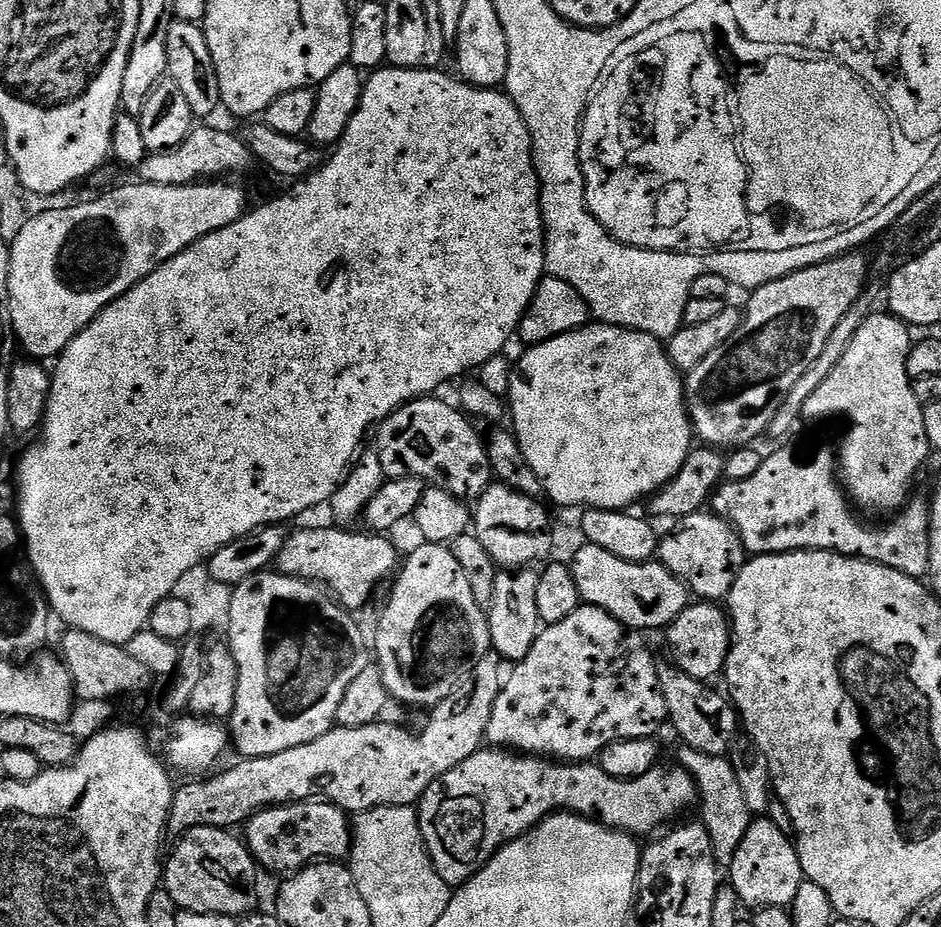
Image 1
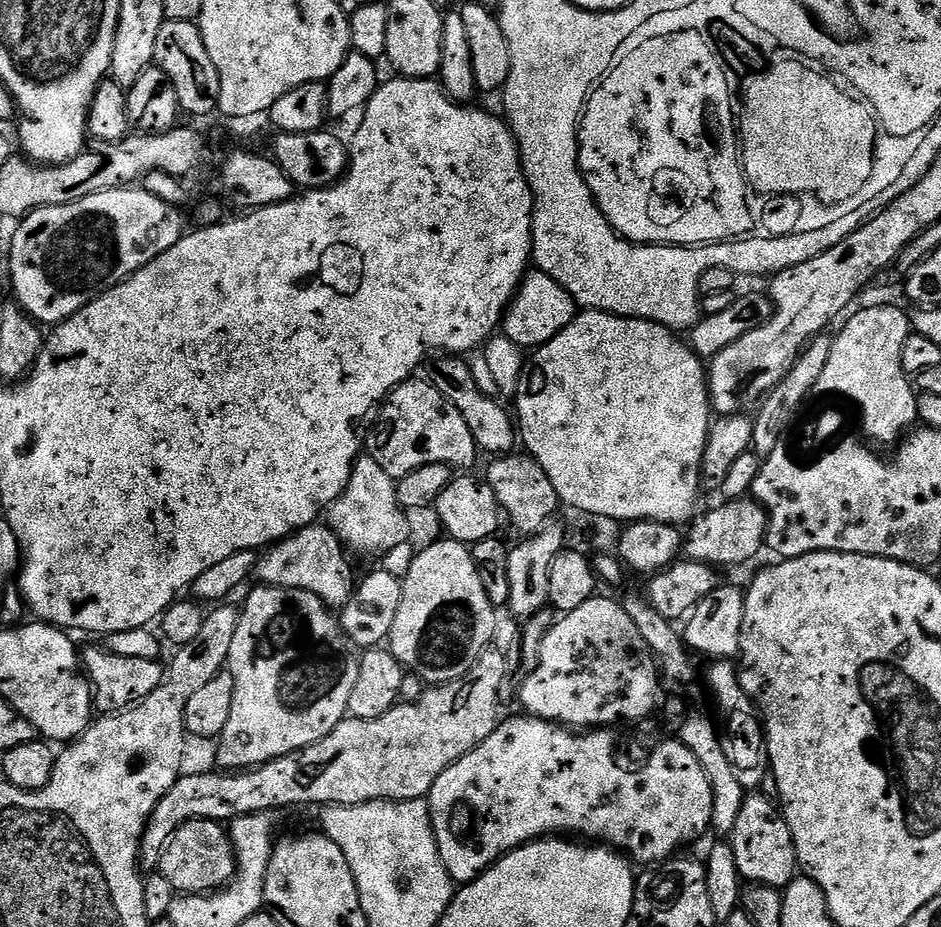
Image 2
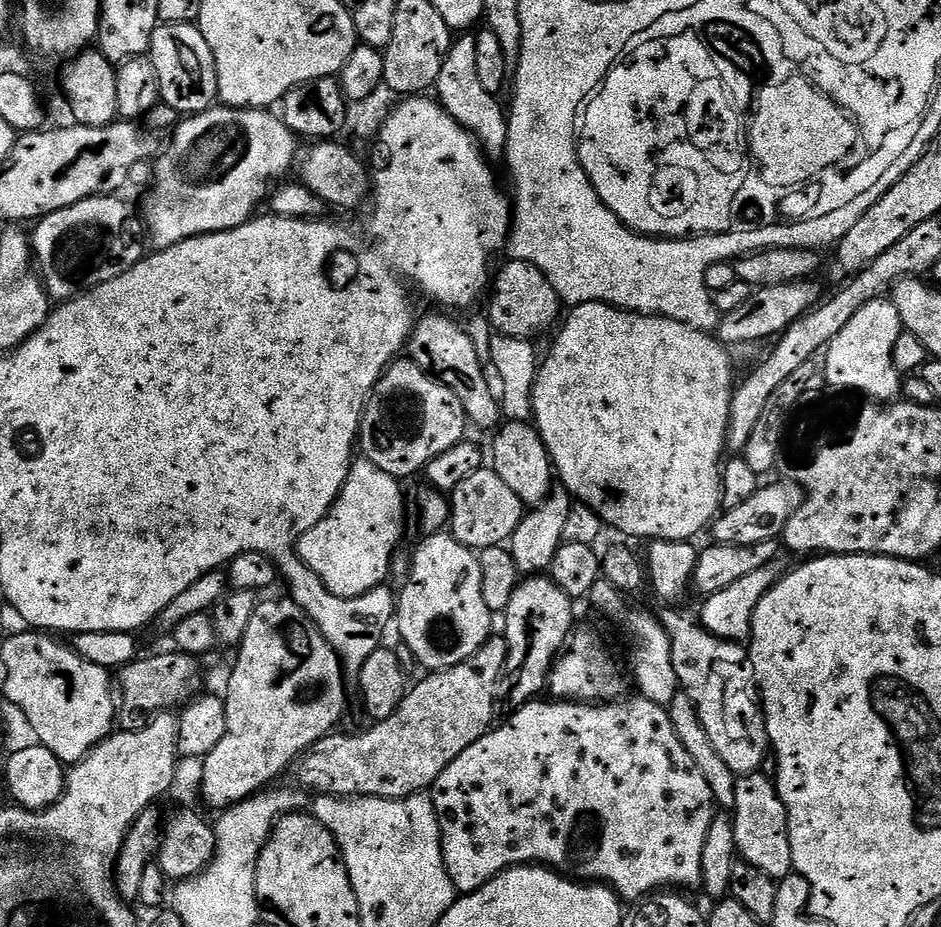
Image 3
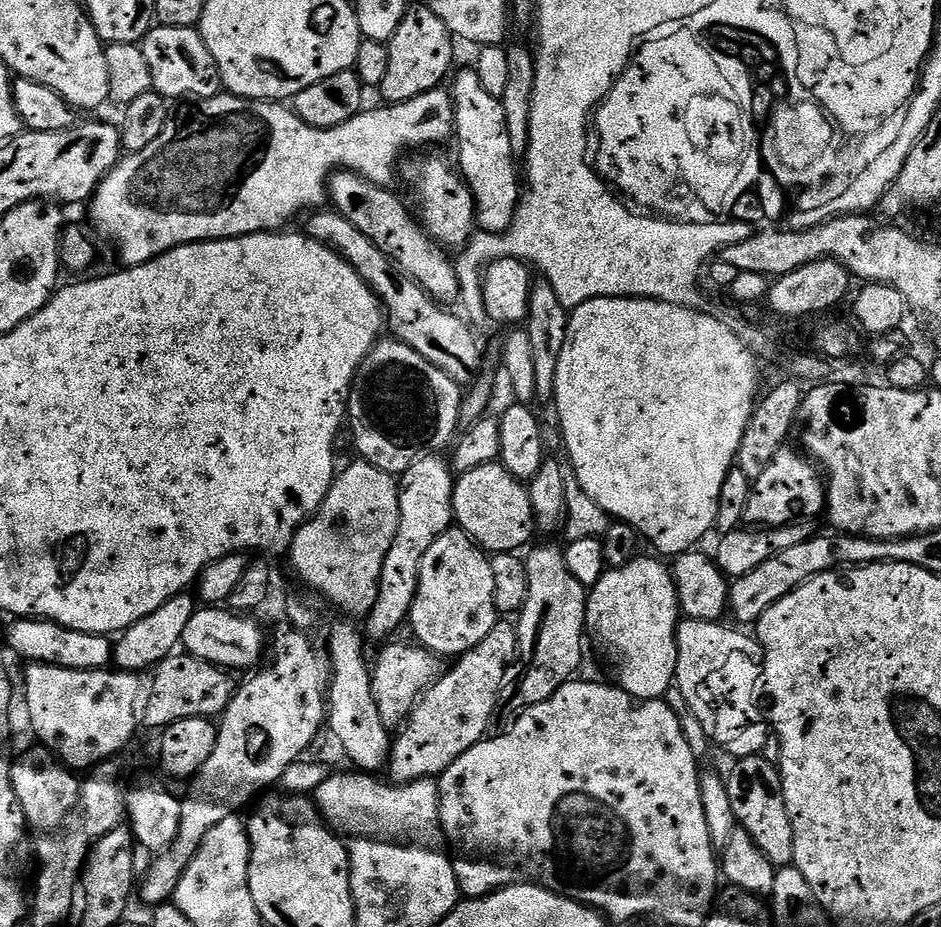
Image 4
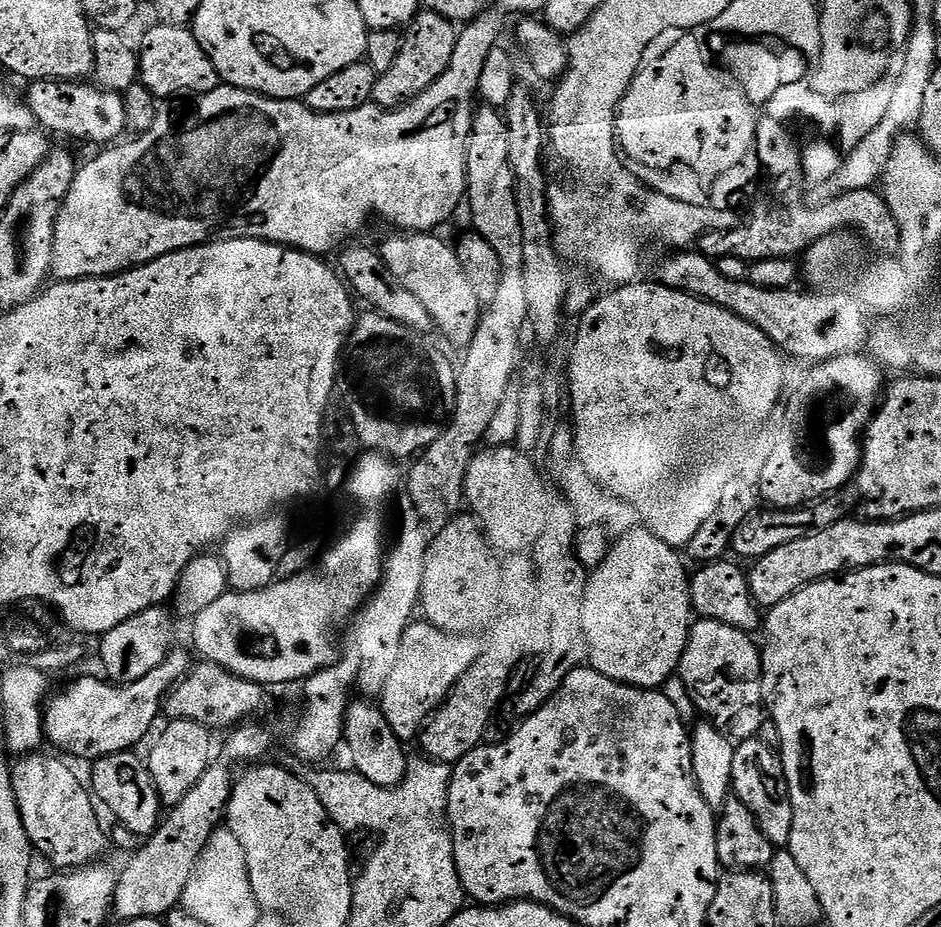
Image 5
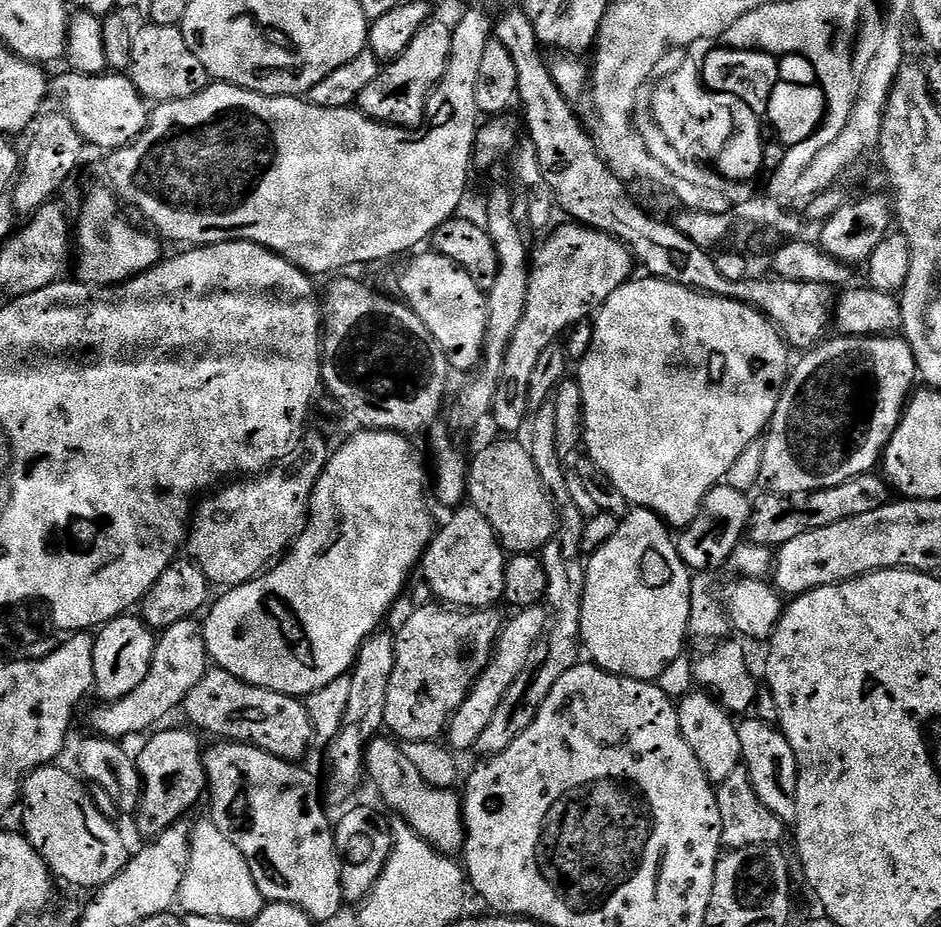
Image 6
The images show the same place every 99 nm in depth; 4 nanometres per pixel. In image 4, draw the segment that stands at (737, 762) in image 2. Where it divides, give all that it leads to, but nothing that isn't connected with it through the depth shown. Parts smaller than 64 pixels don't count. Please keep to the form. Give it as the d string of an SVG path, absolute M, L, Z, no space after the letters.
M687 618L681 619L677 626L676 640L677 640L677 670L675 687L682 690L682 698L686 698L686 702L690 702L690 710L694 710L694 718L698 718L698 722L702 722L702 730L708 736L709 741L713 745L716 744L724 752L729 752L732 758L739 758L742 756L759 756L760 751L766 743L766 738L770 735L770 725L766 719L765 713L756 705L756 692L758 696L758 685L762 680L762 665L764 663L764 649L760 646L760 641L753 638L751 635L748 636L747 631L741 630L739 627L731 626L727 628L727 623L717 622L715 620L689 620Z

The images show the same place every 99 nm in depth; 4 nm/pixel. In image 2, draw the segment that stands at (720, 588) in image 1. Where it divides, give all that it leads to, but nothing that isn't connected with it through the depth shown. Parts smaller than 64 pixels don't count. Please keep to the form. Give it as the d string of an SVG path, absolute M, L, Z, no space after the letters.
M755 498L720 502L717 508L708 513L697 515L687 529L683 551L687 559L711 564L717 570L736 568L739 564L748 564L760 548L765 547L768 539L768 514Z

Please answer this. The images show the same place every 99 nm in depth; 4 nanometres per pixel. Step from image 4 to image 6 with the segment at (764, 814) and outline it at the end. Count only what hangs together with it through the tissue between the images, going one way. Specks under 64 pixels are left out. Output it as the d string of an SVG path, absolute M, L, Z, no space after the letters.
M755 718L743 720L738 724L738 742L742 742L742 766L748 771L758 798L770 806L770 814L784 821L785 825L795 825L798 814L798 762L794 758L794 750L776 724L767 724Z

